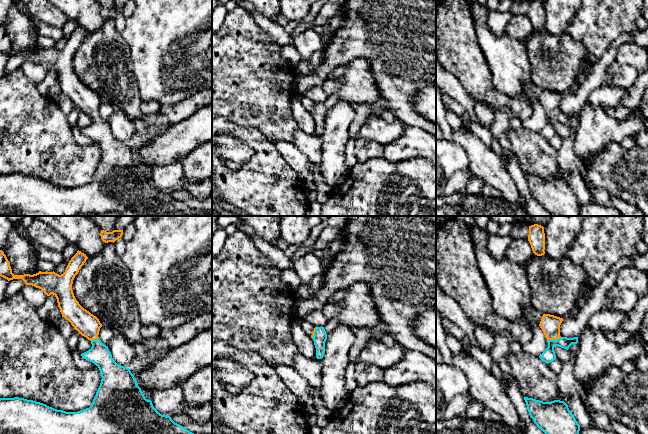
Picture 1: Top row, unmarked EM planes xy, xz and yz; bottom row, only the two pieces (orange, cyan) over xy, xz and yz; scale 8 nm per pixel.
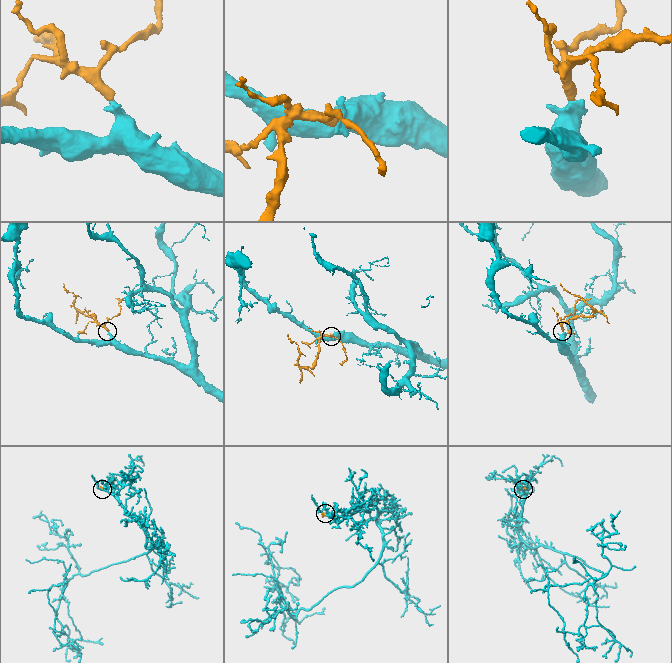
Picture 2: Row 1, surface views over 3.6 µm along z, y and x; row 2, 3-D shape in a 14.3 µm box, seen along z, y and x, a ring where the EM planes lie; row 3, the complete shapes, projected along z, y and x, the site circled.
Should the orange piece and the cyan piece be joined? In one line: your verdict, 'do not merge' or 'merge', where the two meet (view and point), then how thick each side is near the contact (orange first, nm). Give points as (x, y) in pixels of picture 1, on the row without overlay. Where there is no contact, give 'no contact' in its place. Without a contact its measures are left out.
merge | yz (553, 115) | 160/100 nm

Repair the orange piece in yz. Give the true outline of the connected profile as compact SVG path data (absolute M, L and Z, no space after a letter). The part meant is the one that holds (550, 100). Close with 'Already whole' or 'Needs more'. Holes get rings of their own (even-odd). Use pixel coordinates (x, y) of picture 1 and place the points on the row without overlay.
M543 90L540 97L539 102L547 115L548 123L540 130L539 134L547 140L556 135L555 122L568 126L572 120L578 119L578 113L567 114L560 112L560 101L562 97L563 94L550 90Z. Needs more

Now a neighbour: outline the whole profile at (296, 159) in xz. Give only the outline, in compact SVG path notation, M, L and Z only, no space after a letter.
M277 141L274 145L299 178L308 186L313 184L314 177L310 170L308 158L293 143Z

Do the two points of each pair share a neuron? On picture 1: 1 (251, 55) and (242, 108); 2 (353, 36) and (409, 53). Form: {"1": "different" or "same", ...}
{"1": "same", "2": "same"}

